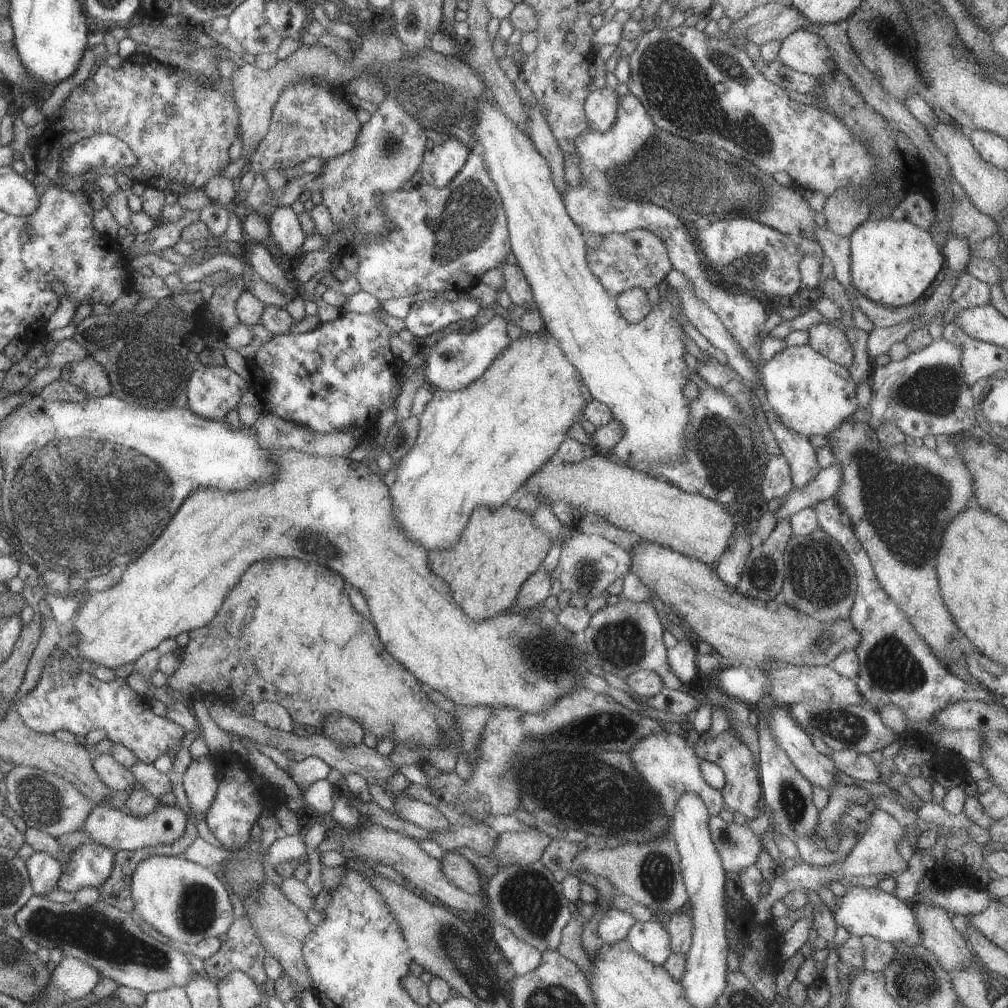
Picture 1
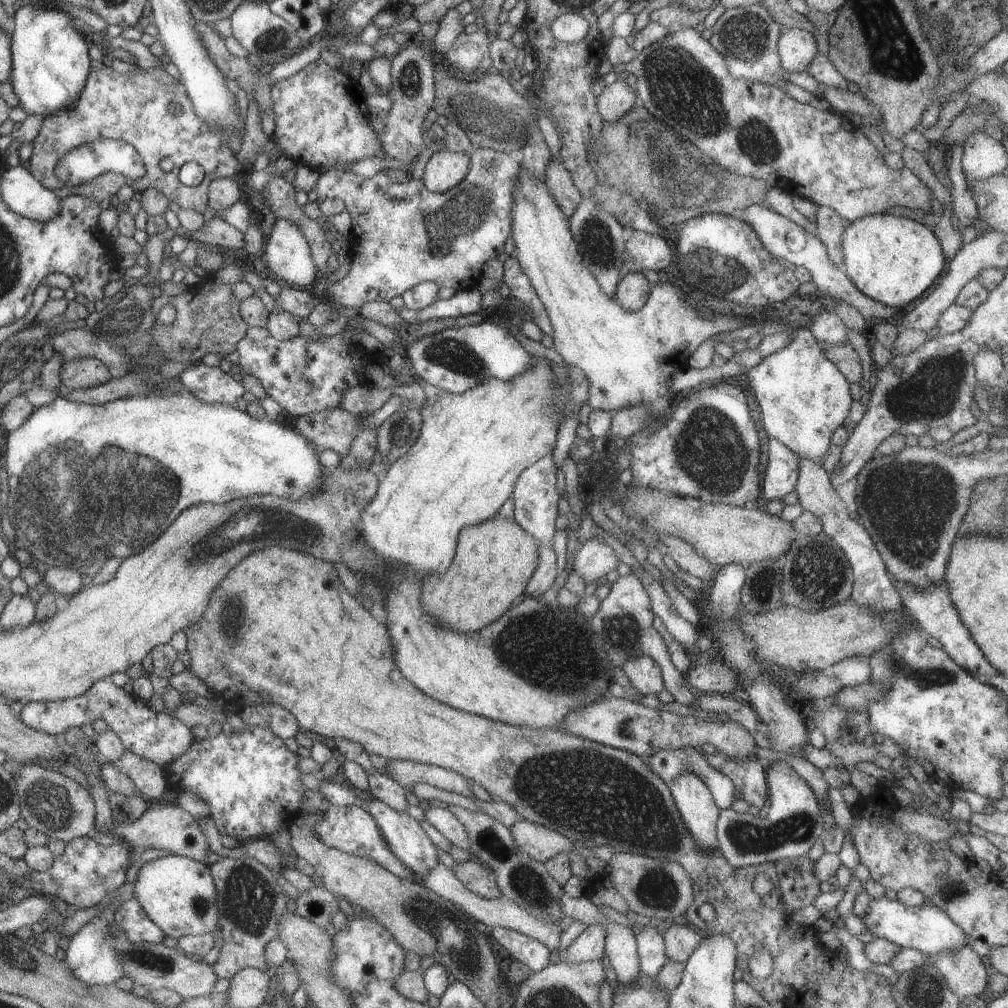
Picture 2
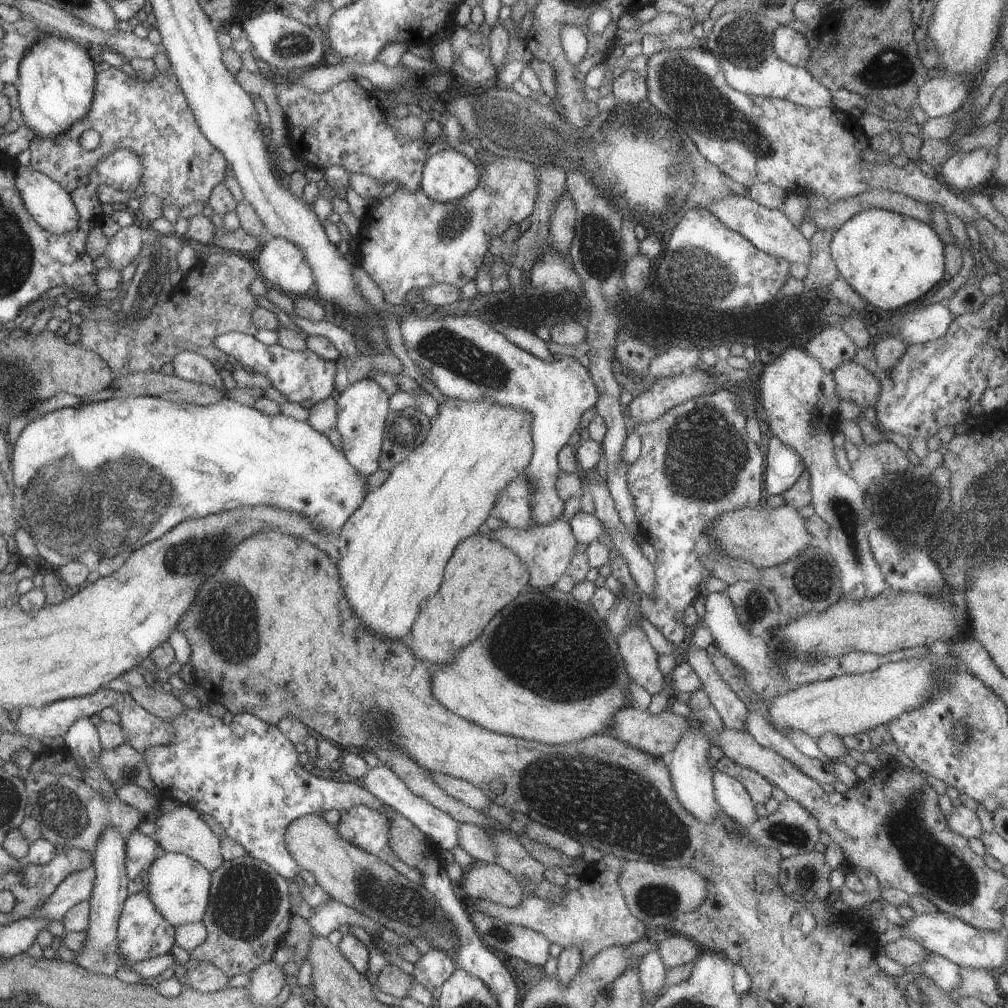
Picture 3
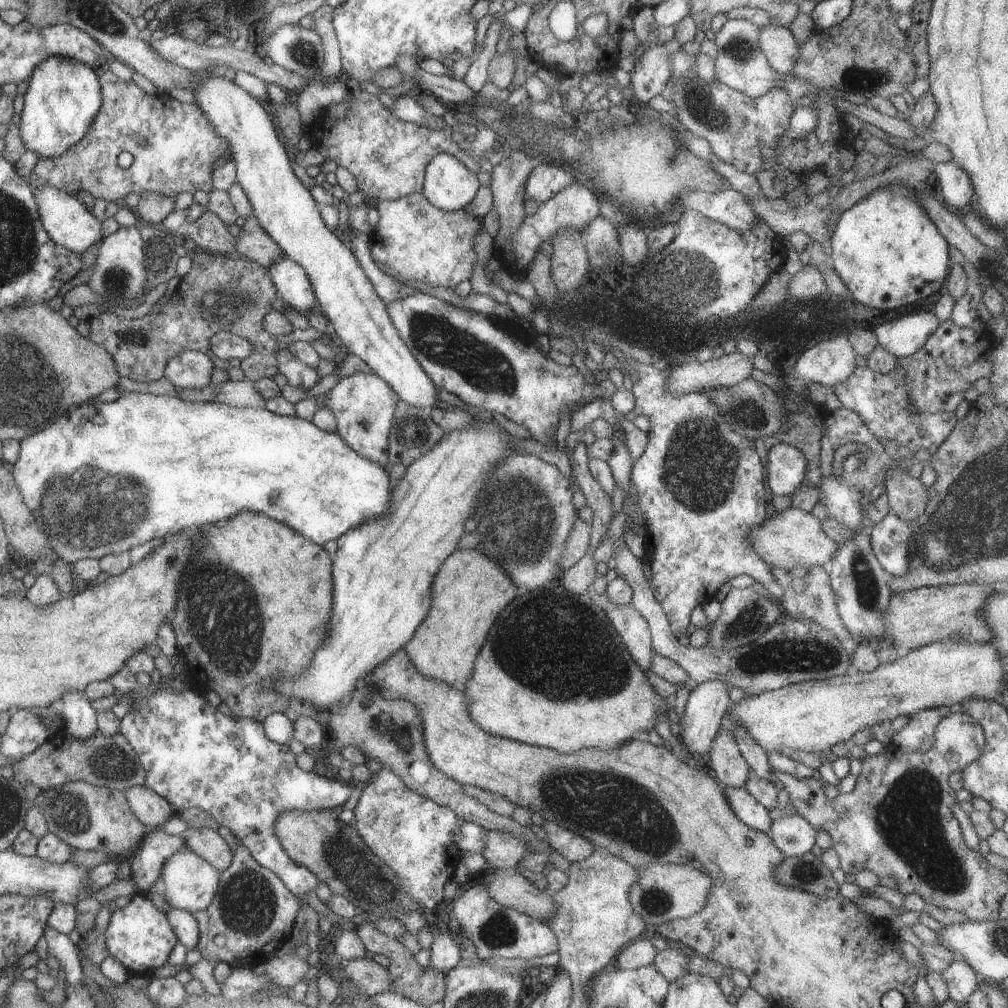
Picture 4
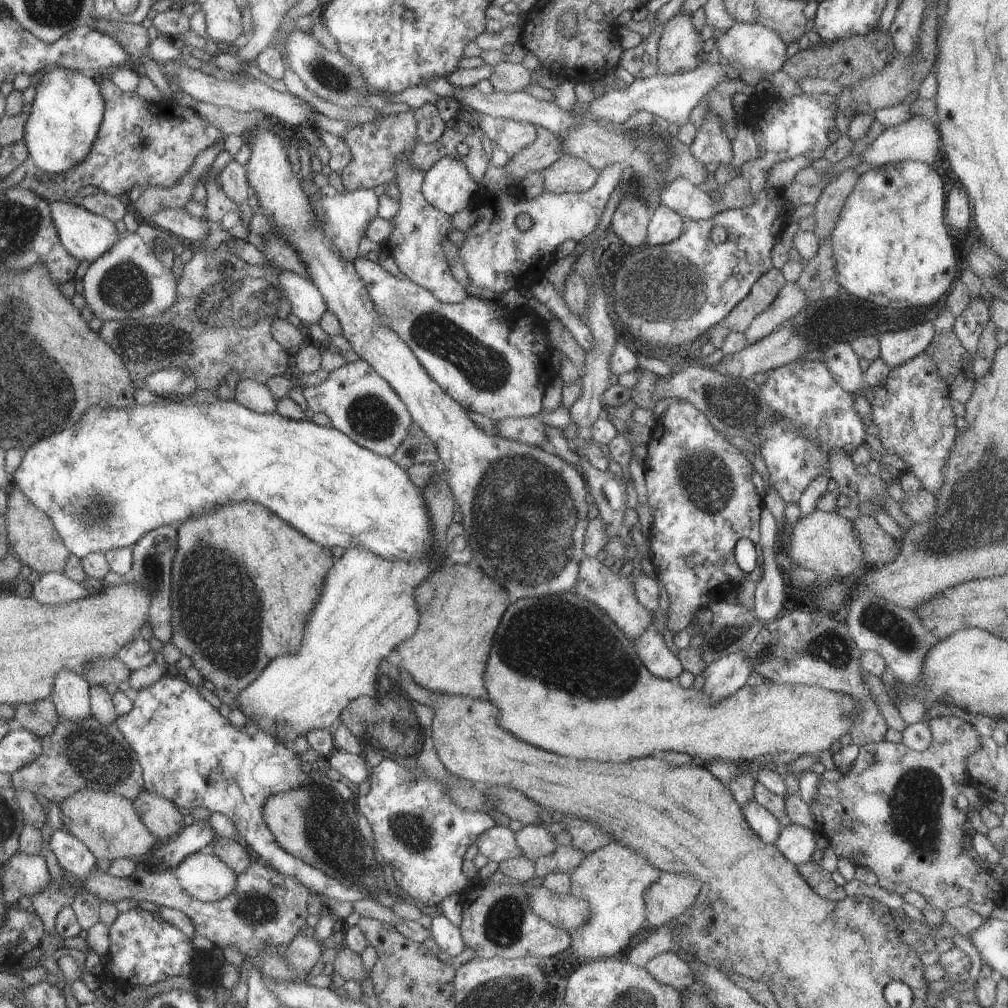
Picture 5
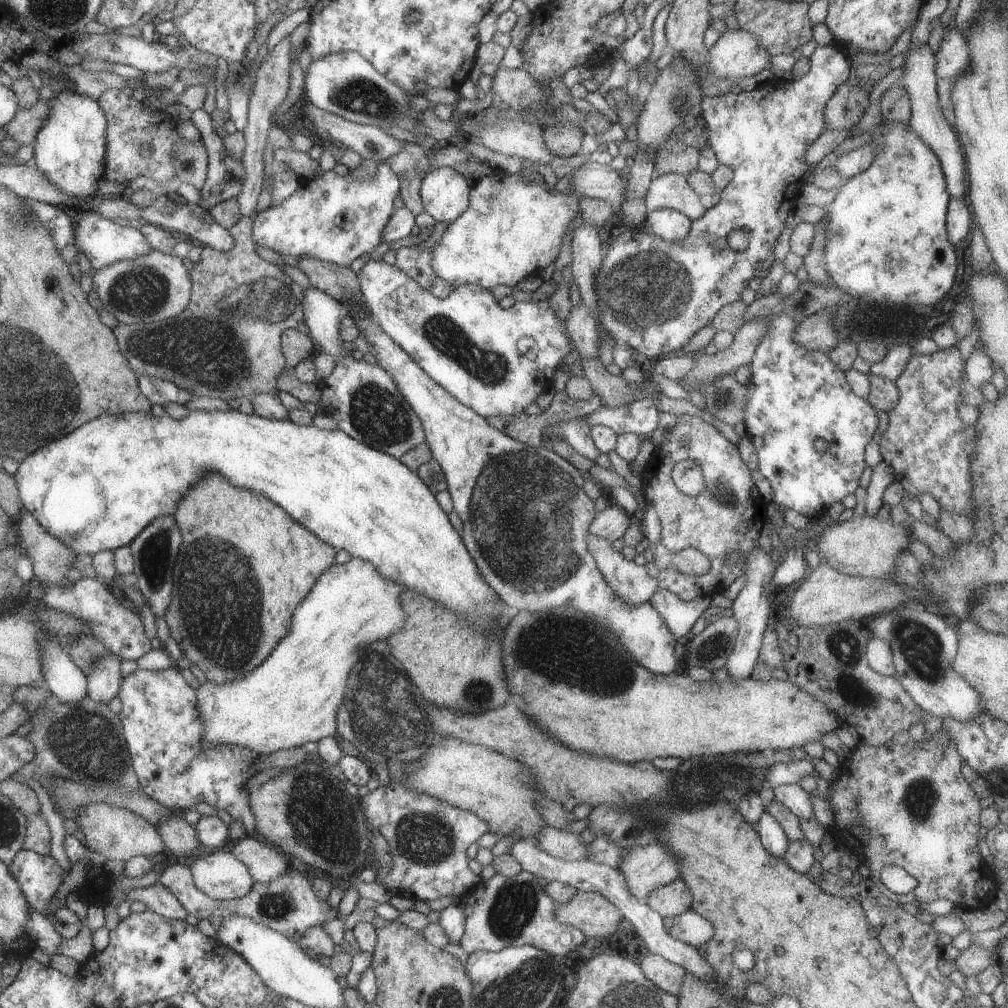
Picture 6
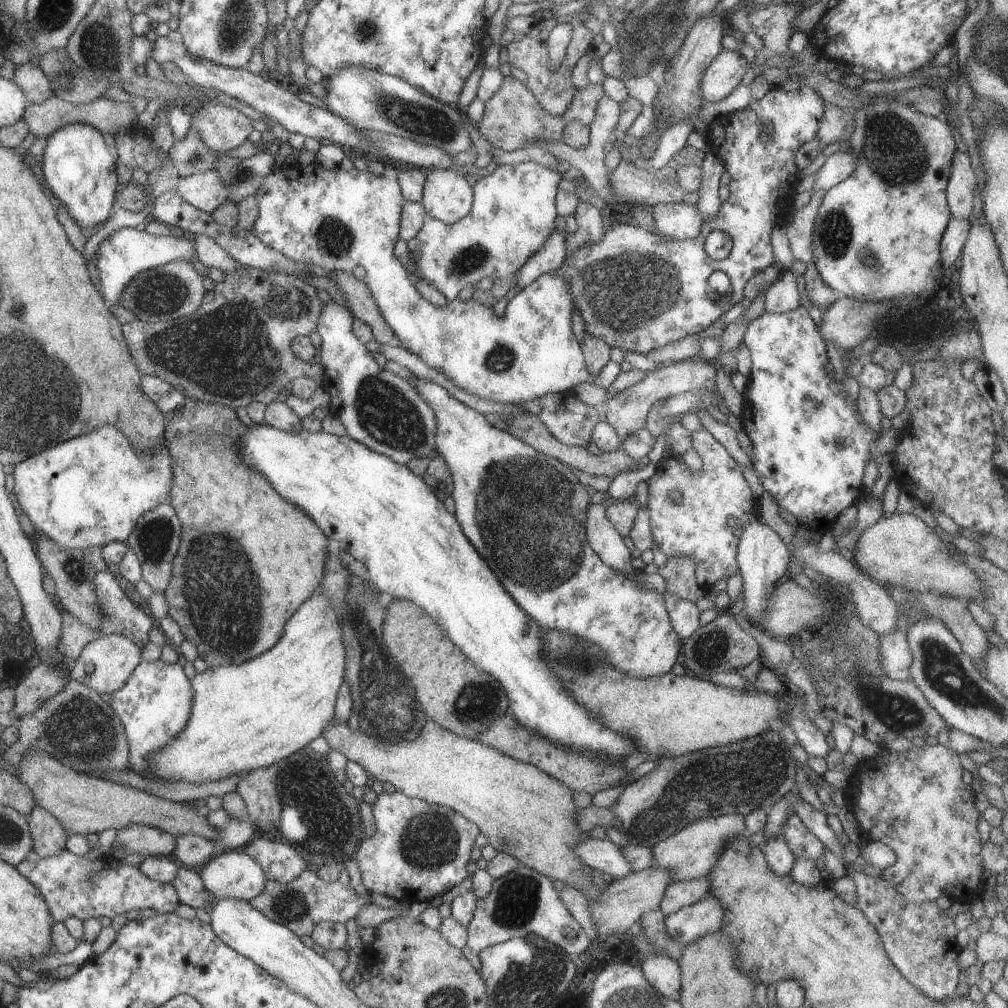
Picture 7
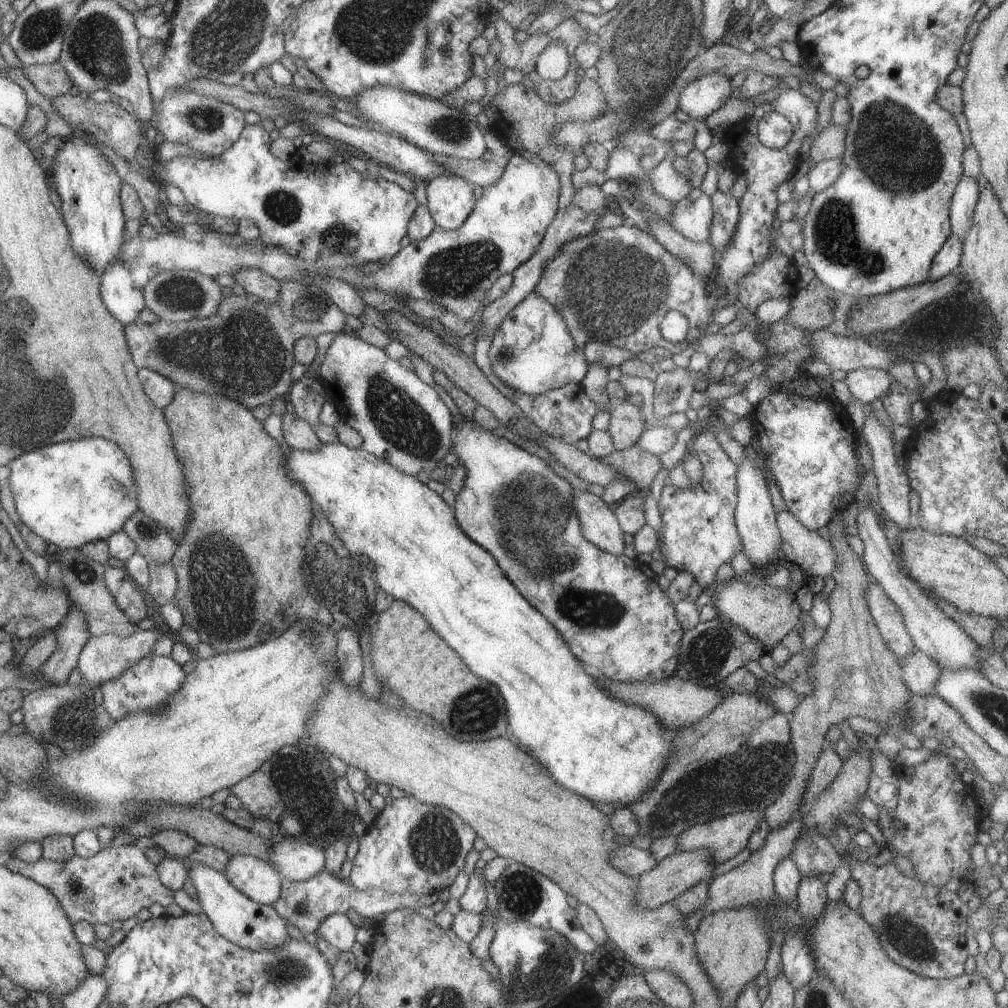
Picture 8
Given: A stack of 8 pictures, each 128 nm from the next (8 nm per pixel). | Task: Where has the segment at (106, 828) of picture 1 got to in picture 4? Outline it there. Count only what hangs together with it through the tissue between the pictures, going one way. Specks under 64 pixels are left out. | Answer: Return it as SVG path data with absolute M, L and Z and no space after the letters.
M187 826L186 832L181 834L183 848L191 850L211 864L211 868L221 874L232 860L232 852L227 842L219 836L216 830L208 827L191 828Z

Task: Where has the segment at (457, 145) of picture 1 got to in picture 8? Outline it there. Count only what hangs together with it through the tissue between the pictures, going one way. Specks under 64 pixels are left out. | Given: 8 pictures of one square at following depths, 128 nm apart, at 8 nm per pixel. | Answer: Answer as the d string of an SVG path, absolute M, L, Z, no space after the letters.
M455 175L436 177L426 183L426 208L433 223L444 230L462 226L473 211L475 188Z

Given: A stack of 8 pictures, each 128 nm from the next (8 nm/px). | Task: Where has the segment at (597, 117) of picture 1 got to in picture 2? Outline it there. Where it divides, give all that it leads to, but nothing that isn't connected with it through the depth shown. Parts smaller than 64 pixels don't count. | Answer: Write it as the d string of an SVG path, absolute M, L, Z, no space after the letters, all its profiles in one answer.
M616 79L615 82L605 85L599 97L596 98L596 108L602 122L617 121L627 110L632 108L636 98L634 88L630 88L625 80Z

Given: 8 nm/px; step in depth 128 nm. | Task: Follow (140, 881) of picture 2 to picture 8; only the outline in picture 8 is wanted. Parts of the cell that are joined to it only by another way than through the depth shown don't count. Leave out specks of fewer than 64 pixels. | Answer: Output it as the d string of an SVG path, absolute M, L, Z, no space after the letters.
M236 855L230 858L223 874L236 890L255 903L271 906L279 899L283 879L267 861Z

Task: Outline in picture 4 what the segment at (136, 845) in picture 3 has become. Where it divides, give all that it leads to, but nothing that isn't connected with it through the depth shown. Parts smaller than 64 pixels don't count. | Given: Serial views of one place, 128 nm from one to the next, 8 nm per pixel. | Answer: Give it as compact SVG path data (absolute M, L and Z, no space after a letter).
M151 829L151 832L147 832L143 836L143 840L141 840L137 851L132 853L134 854L132 873L137 890L145 891L156 886L159 881L159 868L163 866L163 862L167 860L167 856L173 856L175 852L183 849L183 838L181 838L181 835L169 835L160 829Z

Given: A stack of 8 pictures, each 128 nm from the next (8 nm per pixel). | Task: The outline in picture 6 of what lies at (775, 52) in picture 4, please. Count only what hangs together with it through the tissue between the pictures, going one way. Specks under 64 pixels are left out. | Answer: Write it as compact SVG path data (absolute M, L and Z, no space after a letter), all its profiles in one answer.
M734 25L708 50L708 70L717 79L750 77L770 64L768 55L751 34Z

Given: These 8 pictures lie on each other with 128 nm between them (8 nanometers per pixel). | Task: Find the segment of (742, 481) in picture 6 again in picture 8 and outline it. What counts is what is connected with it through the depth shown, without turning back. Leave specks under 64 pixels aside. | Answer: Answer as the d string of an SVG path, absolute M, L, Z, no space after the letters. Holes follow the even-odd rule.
M705 430L693 437L689 446L703 467L703 476L691 482L691 490L672 488L668 482L663 486L657 504L663 524L658 546L665 558L665 565L677 572L690 573L694 582L709 591L715 584L717 568L723 563L729 563L735 552L743 549L734 520L737 470L717 444L714 430ZM696 481L701 484L697 485Z

